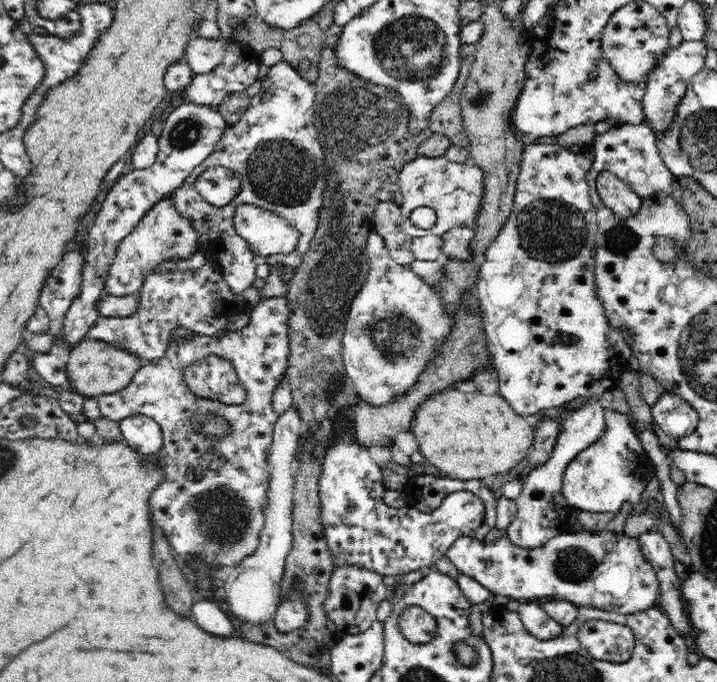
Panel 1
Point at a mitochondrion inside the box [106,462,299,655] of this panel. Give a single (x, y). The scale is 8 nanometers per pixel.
(223, 518)

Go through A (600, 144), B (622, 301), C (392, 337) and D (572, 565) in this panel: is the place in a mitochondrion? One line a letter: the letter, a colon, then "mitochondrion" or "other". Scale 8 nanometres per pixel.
A: other
B: other
C: mitochondrion
D: mitochondrion

